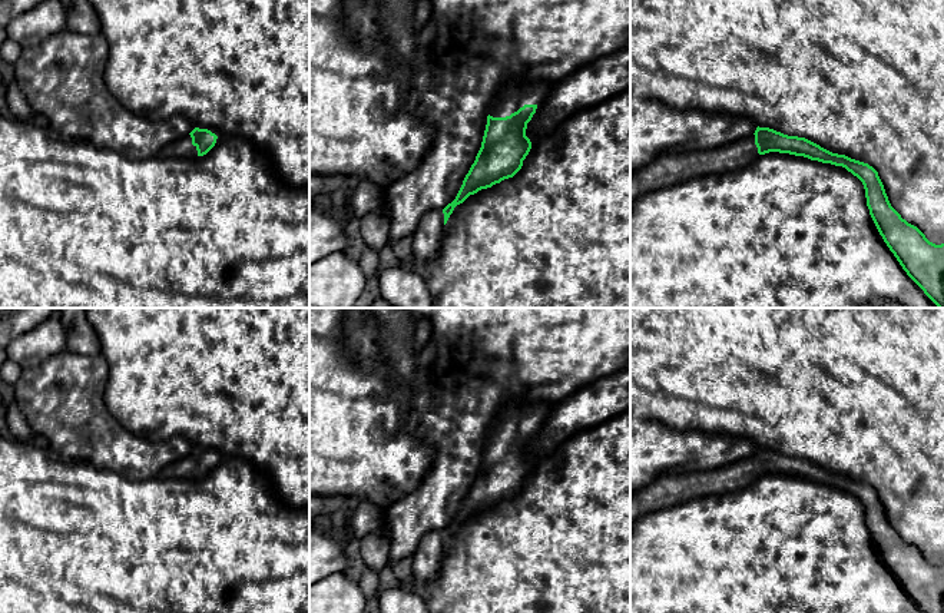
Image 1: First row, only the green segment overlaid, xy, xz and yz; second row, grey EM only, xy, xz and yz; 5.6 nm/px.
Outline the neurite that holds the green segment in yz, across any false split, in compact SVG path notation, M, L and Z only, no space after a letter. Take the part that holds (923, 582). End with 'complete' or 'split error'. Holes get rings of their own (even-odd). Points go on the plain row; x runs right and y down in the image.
M769 448L756 451L726 467L665 476L630 493L630 527L642 516L675 507L702 496L739 490L769 473L804 477L811 481L842 487L857 497L865 510L870 536L907 596L924 613L944 613L944 564L935 566L891 527L878 493L868 484L832 474L798 457Z; split error

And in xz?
M513 404L501 410L488 431L481 468L456 520L444 530L444 546L454 528L470 516L513 498L531 470L527 444L543 421L539 404Z; split error

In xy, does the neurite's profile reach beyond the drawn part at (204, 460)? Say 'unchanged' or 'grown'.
grown

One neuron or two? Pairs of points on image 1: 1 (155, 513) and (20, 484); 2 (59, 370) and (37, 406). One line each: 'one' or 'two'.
1: one
2: one

